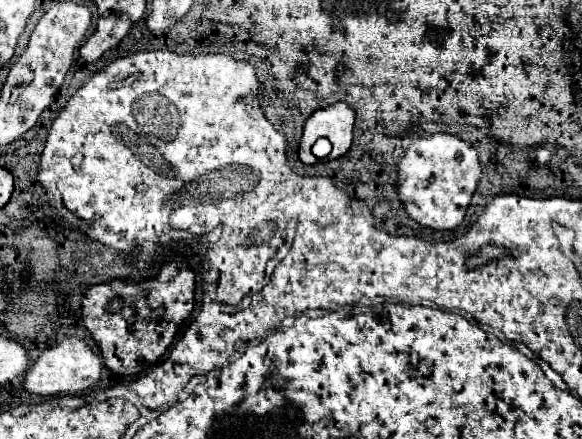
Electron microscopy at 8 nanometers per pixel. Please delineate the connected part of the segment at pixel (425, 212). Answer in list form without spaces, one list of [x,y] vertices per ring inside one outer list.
[[[432,134],[410,144],[398,162],[396,192],[408,216],[424,228],[448,230],[464,220],[464,212],[478,186],[482,166],[472,144],[450,136]]]

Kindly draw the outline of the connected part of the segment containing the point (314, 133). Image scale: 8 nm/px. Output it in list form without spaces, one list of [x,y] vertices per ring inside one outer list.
[[[338,102],[338,104],[332,104],[328,108],[312,112],[310,118],[304,124],[304,134],[302,134],[302,140],[300,140],[298,158],[304,164],[320,162],[310,152],[312,144],[320,136],[326,136],[332,142],[332,152],[322,162],[342,158],[350,150],[352,128],[354,128],[354,110],[348,104],[344,104],[344,102]]]

